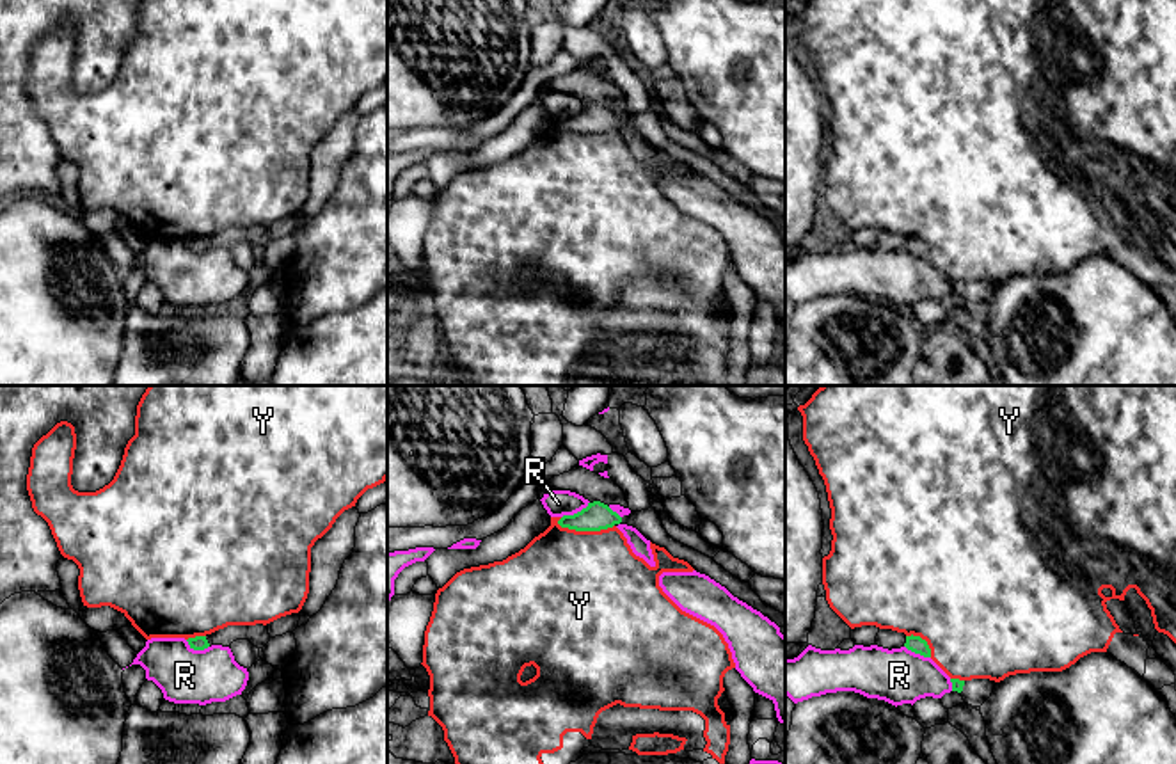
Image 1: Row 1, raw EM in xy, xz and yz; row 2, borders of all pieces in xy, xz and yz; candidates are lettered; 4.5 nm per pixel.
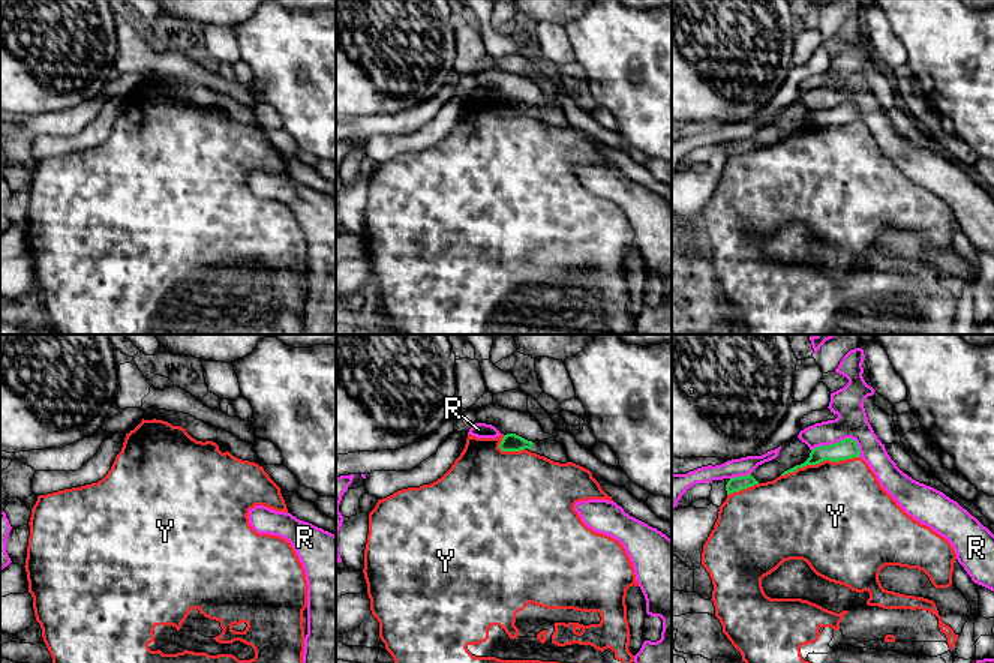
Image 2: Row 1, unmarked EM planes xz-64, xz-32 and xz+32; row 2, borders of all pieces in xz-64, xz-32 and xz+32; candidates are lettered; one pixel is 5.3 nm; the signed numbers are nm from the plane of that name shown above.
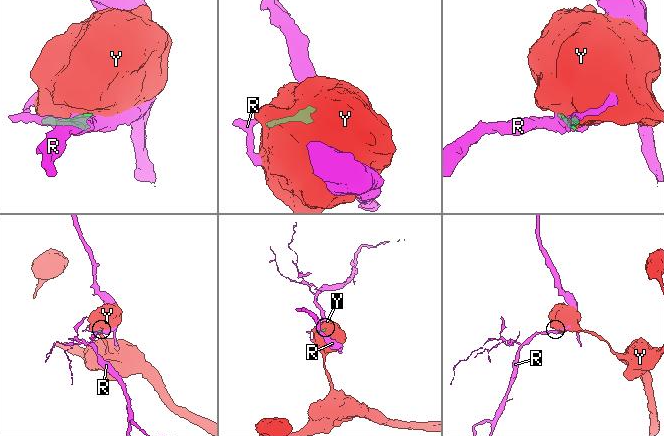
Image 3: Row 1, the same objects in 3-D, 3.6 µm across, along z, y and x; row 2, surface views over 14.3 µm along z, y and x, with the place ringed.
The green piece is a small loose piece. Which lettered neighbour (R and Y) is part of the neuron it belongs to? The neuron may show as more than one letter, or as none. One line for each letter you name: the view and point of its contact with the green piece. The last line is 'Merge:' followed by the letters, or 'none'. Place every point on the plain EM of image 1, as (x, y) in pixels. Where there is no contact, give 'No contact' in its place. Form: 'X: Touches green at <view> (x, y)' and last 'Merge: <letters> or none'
Merge: none

